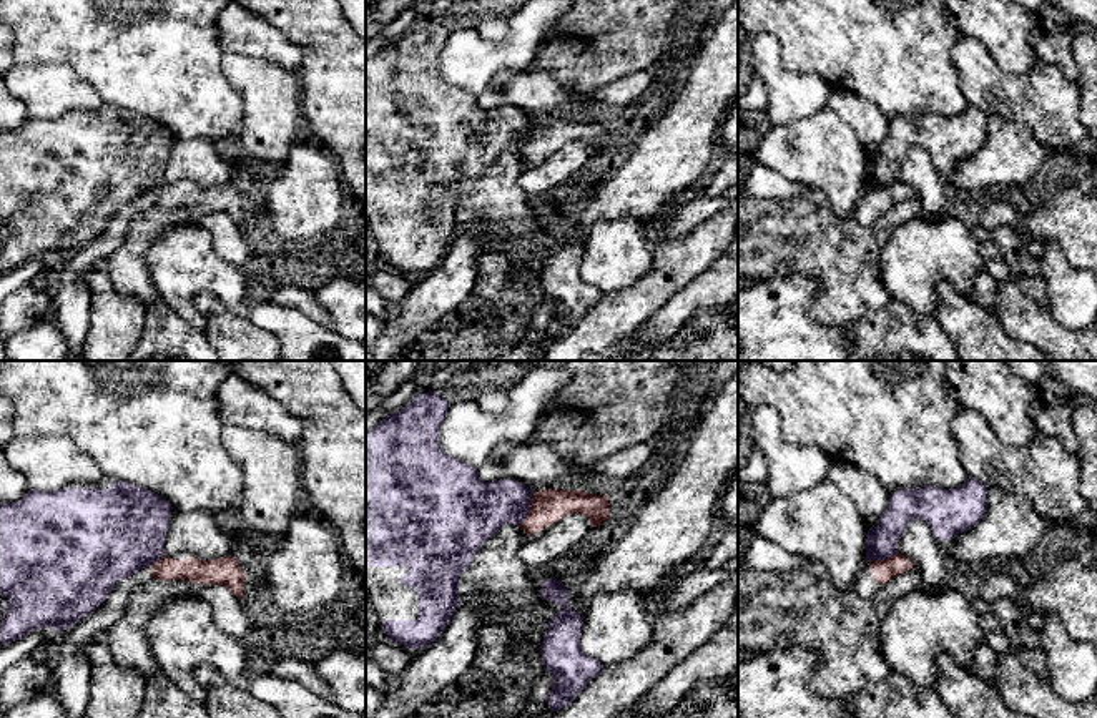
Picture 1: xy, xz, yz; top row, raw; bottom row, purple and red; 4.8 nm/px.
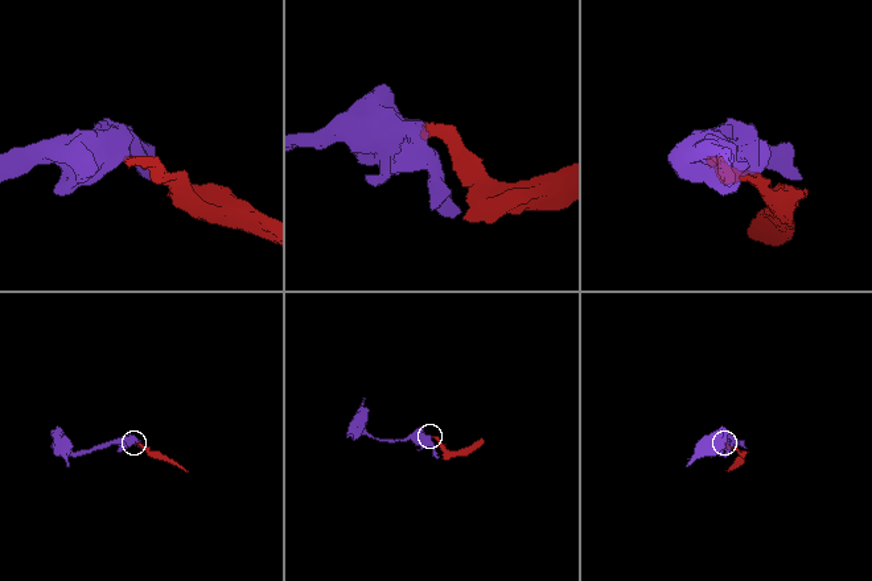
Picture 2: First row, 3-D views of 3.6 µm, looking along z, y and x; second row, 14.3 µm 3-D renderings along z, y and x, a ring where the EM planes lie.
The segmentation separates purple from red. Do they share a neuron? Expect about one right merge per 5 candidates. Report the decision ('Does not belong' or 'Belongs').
Does not belong

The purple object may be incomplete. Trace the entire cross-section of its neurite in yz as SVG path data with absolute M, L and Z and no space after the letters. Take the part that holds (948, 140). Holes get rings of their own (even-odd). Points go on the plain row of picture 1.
M967 106L962 115L941 116L922 113L901 116L889 123L878 155L866 161L866 186L886 188L898 180L898 170L913 146L922 146L939 170L976 155L987 138L987 113Z

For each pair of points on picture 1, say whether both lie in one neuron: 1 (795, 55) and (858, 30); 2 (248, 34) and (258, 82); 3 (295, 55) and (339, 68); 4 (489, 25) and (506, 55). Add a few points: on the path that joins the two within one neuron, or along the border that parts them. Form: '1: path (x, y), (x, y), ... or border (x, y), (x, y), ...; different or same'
1: path (810, 40), (820, 30), (843, 30); same
2: border (225, 52), (260, 57), (290, 70); different
3: border (276, 27), (301, 50), (300, 72); different
4: border (509, 17), (499, 42), (476, 29); different

